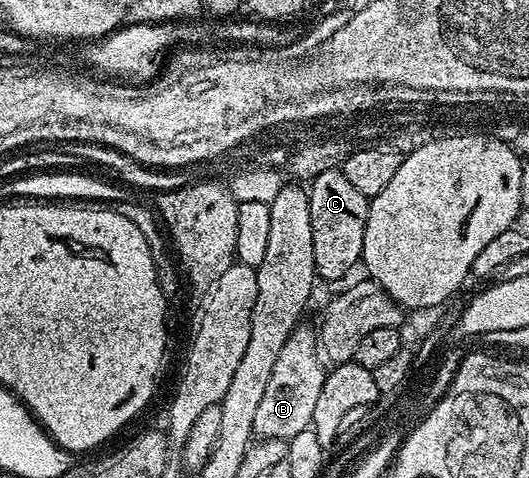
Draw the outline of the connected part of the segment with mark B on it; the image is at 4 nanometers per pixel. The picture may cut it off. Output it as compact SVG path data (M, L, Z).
M306 323L299 324L280 350L276 367L272 367L272 375L268 379L268 387L260 398L260 407L256 407L254 437L262 441L289 442L290 438L300 435L300 431L311 428L312 411L320 395L320 387L324 387L327 372L320 356L317 332L313 328L310 330Z

